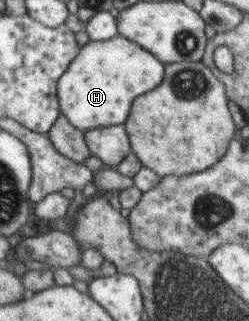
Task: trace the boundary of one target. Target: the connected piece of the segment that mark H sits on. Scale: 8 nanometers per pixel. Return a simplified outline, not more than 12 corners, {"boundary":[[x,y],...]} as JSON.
{"boundary":[[120,35],[88,41],[58,81],[83,132],[124,125],[163,62]]}

